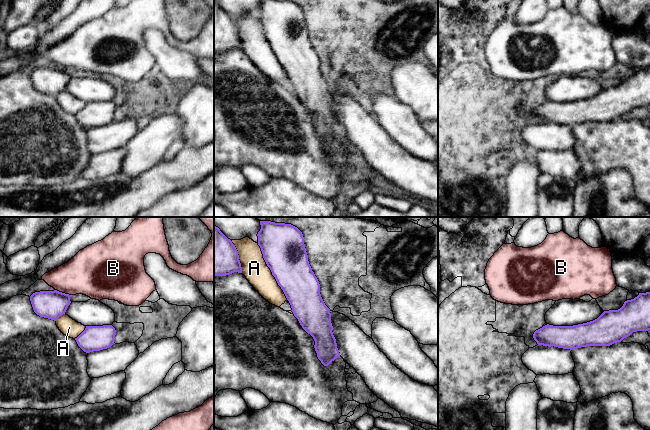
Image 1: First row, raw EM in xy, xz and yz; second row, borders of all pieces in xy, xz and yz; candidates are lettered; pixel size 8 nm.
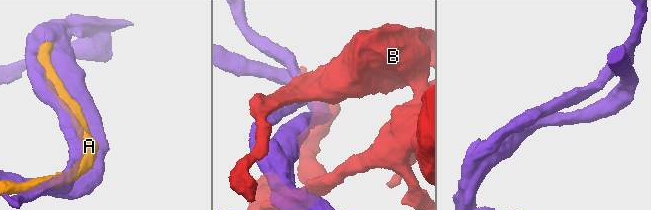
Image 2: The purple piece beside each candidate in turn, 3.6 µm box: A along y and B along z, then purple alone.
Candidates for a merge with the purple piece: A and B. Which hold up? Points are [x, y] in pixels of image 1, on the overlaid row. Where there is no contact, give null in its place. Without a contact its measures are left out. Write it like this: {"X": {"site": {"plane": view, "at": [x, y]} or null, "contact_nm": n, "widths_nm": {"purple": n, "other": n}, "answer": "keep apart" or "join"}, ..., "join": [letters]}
{"A": {"site": {"plane": "xz", "at": [271, 271]}, "contact_nm": 500, "widths_nm": {"purple": 340, "other": 200}, "answer": "join"}, "B": {"site": {"plane": "xy", "at": [63, 293]}, "contact_nm": 140, "widths_nm": {"purple": 220, "other": 340}, "answer": "keep apart"}, "join": ["A"]}

